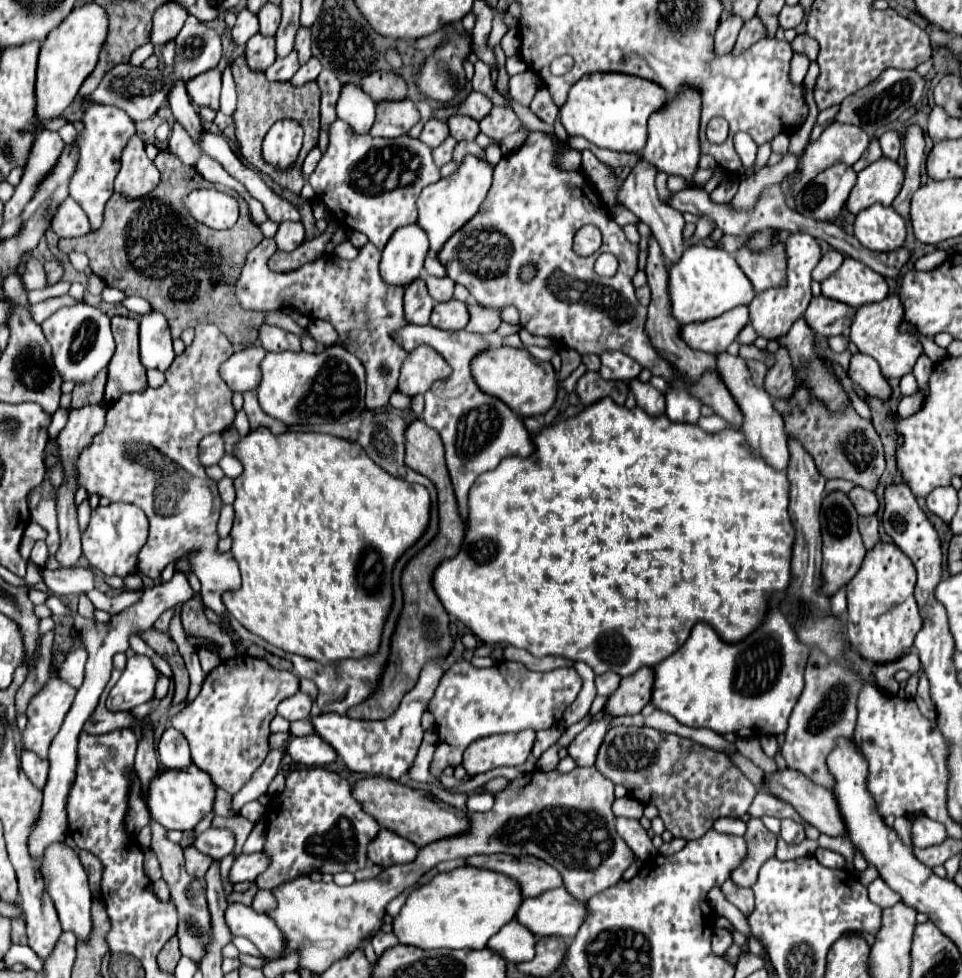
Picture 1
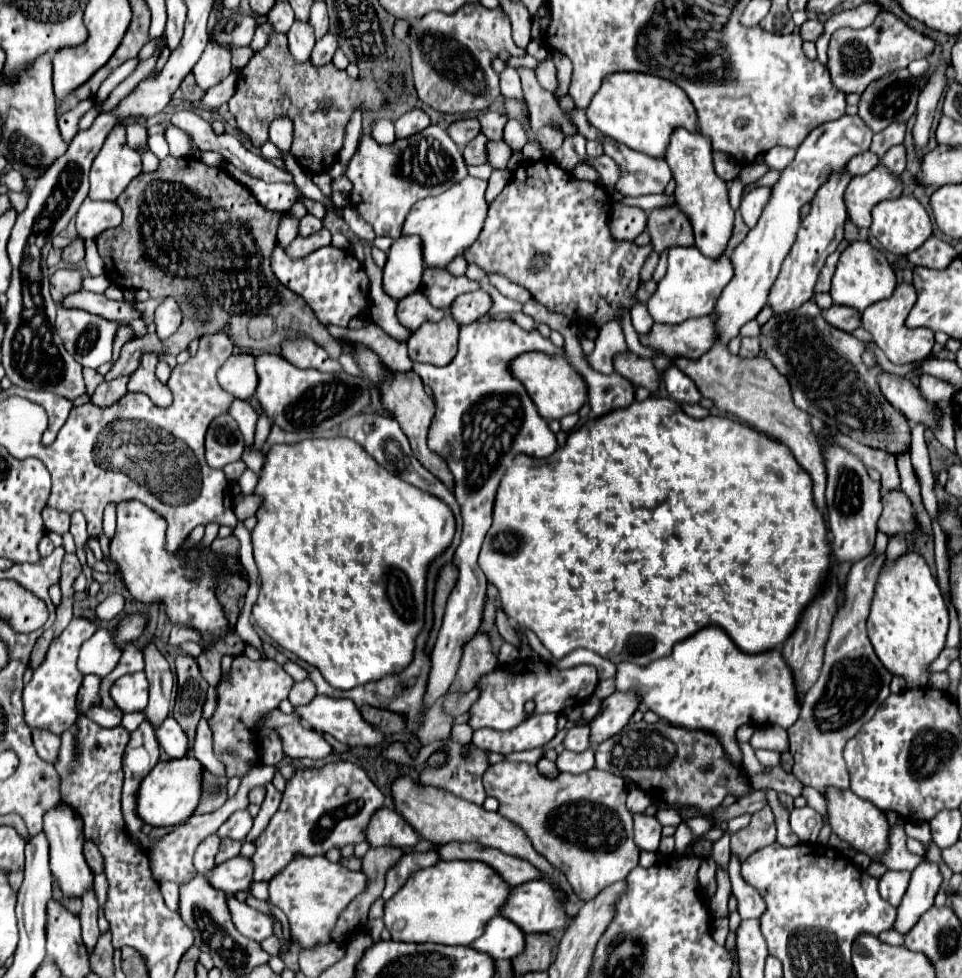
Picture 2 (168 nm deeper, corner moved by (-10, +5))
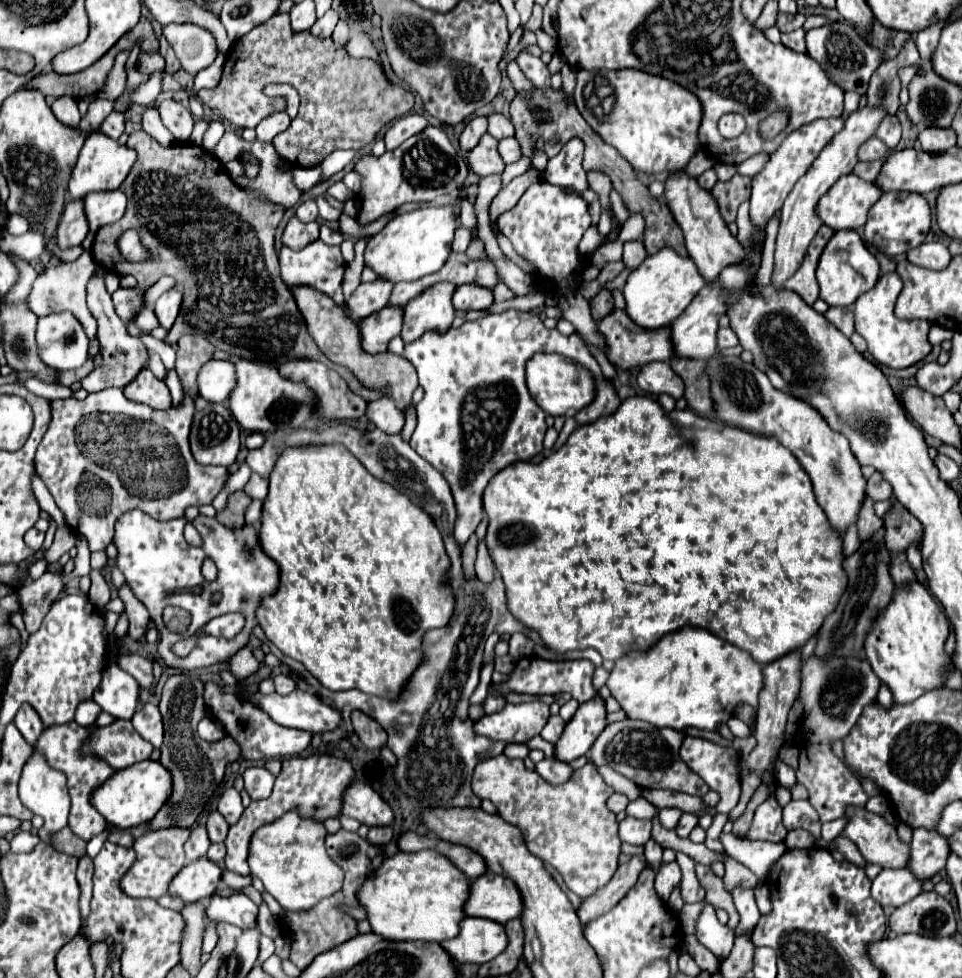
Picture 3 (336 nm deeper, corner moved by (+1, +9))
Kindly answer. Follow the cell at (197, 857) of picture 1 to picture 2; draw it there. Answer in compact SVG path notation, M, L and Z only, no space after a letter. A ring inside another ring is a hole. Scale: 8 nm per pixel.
M210 835L198 845L198 849L194 853L194 867L198 869L200 875L208 875L212 871L214 857L218 853L218 845L220 845L220 837L218 835Z

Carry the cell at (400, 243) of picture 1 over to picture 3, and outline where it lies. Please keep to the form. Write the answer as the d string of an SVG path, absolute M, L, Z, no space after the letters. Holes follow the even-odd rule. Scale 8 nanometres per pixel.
M377 277L371 283L361 283L355 293L351 295L351 299L347 301L347 313L353 321L361 321L365 317L369 317L371 313L383 309L389 303L393 291L393 283L385 281L383 277Z

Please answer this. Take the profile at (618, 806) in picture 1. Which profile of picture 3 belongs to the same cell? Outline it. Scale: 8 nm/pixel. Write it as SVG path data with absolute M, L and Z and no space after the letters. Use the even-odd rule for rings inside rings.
M613 793L613 795L609 797L609 809L613 809L613 813L623 811L623 809L627 807L627 803L629 803L629 799L627 799L627 795L623 795L623 793Z

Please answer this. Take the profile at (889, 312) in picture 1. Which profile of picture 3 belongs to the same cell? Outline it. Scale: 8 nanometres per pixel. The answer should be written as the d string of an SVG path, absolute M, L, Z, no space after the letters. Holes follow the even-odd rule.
M897 273L881 275L877 285L863 293L855 301L855 331L865 337L869 345L869 353L883 365L893 369L905 369L909 365L915 365L917 361L925 359L931 351L931 345L927 341L927 331L931 323L927 321L899 321L893 315L893 307L897 301L897 295L901 293L901 279Z

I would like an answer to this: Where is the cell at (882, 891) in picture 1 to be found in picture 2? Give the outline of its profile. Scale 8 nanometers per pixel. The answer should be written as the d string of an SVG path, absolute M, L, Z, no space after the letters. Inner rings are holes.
M886 871L886 875L880 879L882 899L886 899L886 901L890 901L890 905L898 907L908 889L908 881L910 881L908 871Z

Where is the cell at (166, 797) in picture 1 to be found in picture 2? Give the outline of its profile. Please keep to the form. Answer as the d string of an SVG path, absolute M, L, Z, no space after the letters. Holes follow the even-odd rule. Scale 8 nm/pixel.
M192 755L182 759L160 761L140 783L136 791L136 813L138 817L152 827L172 827L186 821L196 805L200 803L202 793L202 765Z

